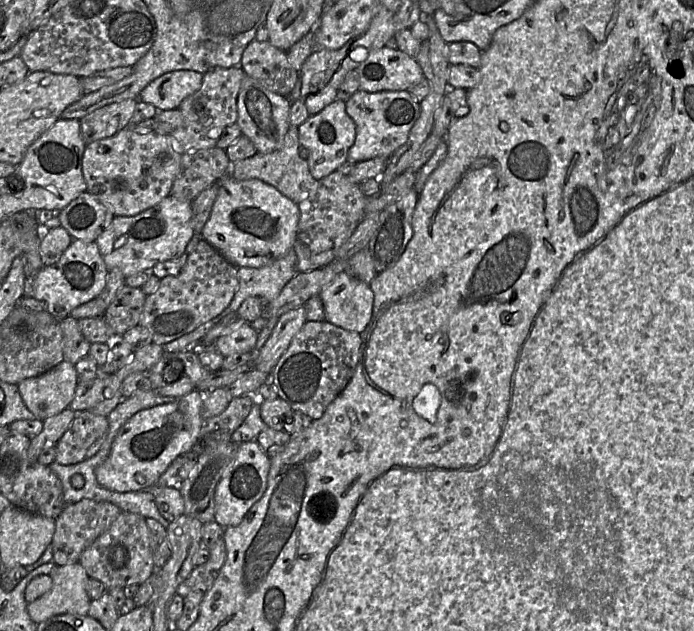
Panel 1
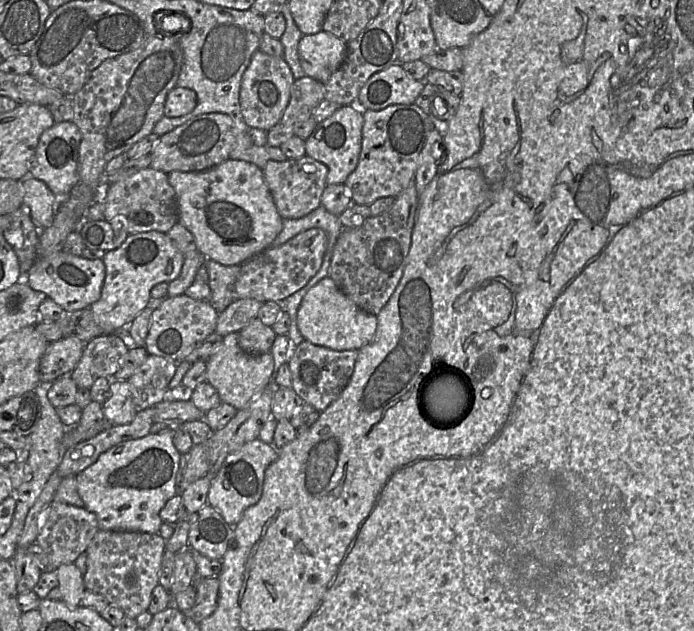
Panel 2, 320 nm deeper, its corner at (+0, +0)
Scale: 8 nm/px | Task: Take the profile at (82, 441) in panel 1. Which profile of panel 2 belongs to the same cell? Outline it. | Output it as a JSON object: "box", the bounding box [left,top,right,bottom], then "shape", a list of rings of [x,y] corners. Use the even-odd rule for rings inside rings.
{"box":[35,501,98,571],"shape":[[[52,501],[47,519],[39,530],[35,541],[48,556],[48,567],[45,567],[44,571],[55,571],[62,564],[74,563],[77,557],[87,550],[98,531],[96,515],[85,507]]]}

